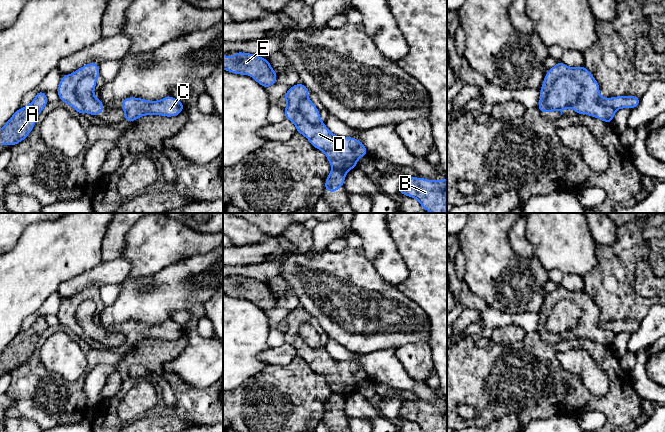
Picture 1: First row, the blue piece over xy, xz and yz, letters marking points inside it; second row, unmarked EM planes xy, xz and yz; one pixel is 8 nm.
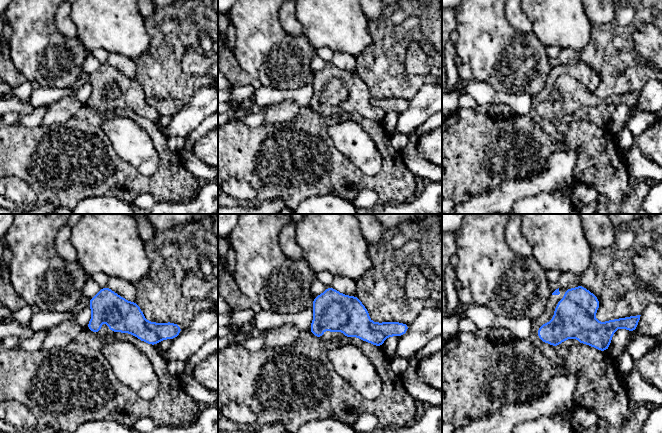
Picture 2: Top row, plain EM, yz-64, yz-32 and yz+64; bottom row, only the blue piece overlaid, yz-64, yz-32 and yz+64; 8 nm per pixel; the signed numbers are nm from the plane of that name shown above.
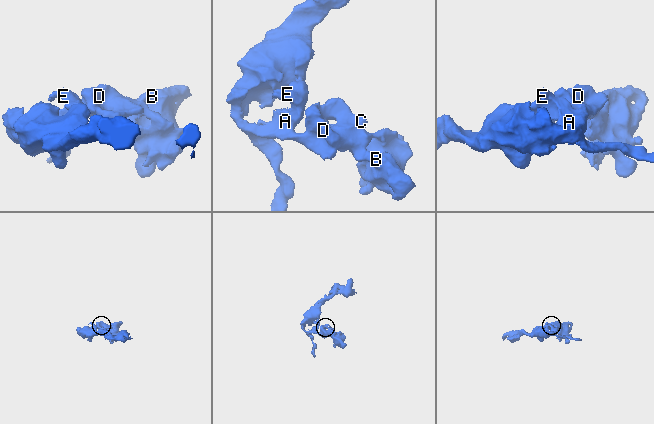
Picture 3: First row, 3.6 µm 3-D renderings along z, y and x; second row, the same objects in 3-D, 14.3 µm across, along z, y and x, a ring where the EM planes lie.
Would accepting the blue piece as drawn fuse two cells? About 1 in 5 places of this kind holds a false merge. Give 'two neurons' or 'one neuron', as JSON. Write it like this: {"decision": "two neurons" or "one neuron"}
{"decision": "two neurons"}

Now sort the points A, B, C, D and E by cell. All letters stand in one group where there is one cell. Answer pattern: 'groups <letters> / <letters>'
groups A E / B C D

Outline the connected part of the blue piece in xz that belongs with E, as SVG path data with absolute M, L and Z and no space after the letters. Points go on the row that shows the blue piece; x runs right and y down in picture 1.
M235 52L234 55L223 54L223 69L234 74L248 74L265 89L276 84L278 75L268 59L243 52Z

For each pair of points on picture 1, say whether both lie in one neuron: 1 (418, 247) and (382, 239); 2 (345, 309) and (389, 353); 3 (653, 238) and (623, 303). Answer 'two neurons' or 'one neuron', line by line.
1: two neurons
2: two neurons
3: one neuron

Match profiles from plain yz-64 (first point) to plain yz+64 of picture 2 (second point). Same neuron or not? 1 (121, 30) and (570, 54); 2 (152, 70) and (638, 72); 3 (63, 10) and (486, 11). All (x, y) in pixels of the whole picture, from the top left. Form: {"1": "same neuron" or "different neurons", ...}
{"1": "different neurons", "2": "same neuron", "3": "different neurons"}

